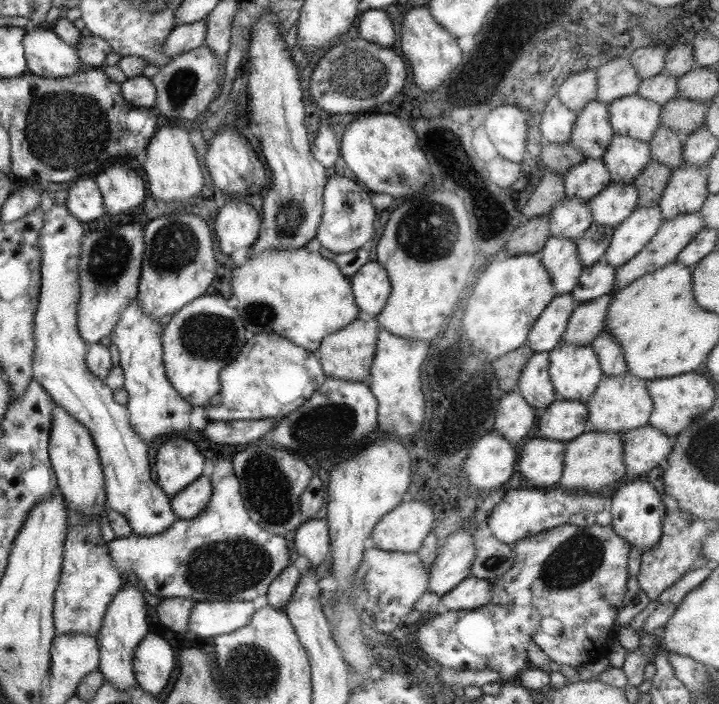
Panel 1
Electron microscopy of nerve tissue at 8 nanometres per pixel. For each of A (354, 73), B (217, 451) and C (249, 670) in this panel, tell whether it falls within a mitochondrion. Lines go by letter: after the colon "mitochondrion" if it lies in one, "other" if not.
A: mitochondrion
B: other
C: mitochondrion

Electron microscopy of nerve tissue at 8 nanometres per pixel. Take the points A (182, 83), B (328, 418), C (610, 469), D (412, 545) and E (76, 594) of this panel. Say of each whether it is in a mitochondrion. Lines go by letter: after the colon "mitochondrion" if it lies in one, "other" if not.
A: mitochondrion
B: mitochondrion
C: other
D: other
E: other

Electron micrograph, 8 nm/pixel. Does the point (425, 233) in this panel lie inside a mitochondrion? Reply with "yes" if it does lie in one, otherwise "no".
yes

